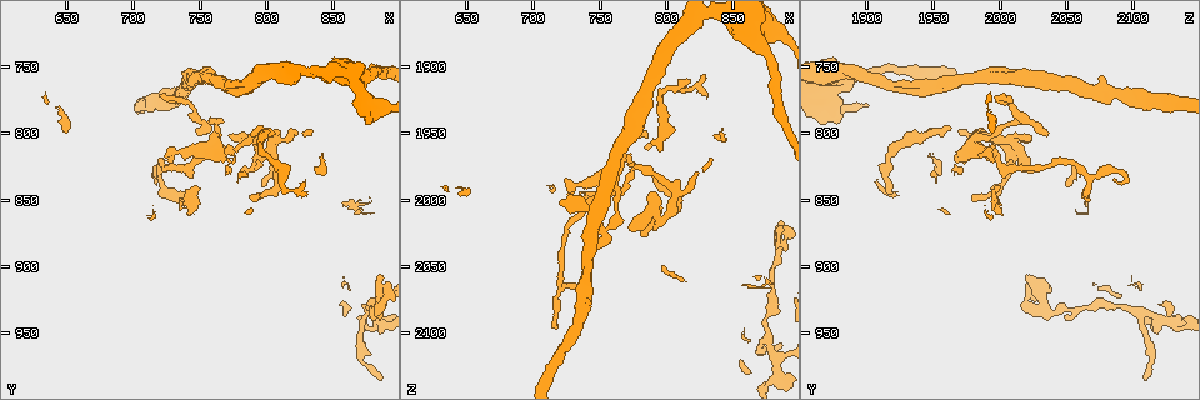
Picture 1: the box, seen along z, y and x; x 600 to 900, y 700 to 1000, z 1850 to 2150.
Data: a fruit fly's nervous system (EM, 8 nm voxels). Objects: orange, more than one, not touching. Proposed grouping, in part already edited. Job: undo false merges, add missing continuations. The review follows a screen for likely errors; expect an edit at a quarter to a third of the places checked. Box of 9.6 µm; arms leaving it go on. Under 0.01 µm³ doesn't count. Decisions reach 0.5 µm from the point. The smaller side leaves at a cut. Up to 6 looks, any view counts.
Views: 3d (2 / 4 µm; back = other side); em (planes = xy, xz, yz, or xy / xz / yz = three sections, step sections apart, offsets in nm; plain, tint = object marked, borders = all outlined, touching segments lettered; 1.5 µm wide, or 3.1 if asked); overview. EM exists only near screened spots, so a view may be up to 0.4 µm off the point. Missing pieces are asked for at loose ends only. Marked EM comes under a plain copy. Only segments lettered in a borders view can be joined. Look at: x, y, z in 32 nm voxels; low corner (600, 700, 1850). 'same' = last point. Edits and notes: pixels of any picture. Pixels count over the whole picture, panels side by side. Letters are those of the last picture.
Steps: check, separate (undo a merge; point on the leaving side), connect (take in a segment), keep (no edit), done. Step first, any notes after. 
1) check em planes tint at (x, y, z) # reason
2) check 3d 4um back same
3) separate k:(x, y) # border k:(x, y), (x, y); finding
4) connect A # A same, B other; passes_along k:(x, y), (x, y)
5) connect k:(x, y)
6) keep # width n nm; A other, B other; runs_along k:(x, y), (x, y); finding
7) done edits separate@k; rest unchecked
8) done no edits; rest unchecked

check em planes borders at (782, 828, 2030) # thin end

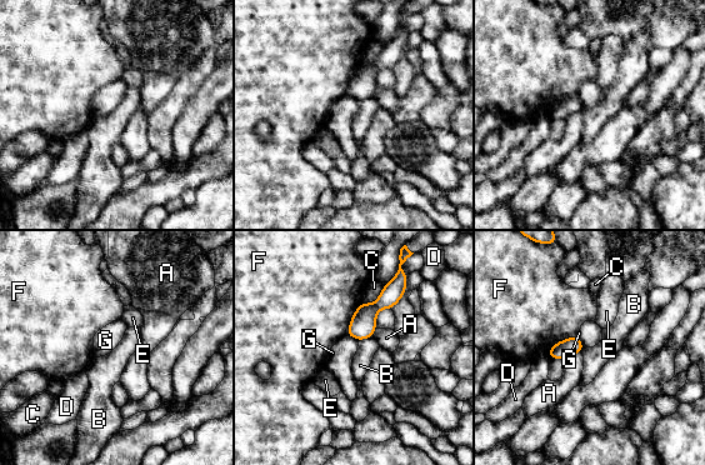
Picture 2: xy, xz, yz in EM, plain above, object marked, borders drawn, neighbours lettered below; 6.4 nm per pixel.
keep # A other, B other, C other, D other, E other, F other, G other; border 2:(373, 335), (359, 341); no lettered segment goes on from it

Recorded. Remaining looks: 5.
check em planes borders at (720, 828, 2064) # sharp bend

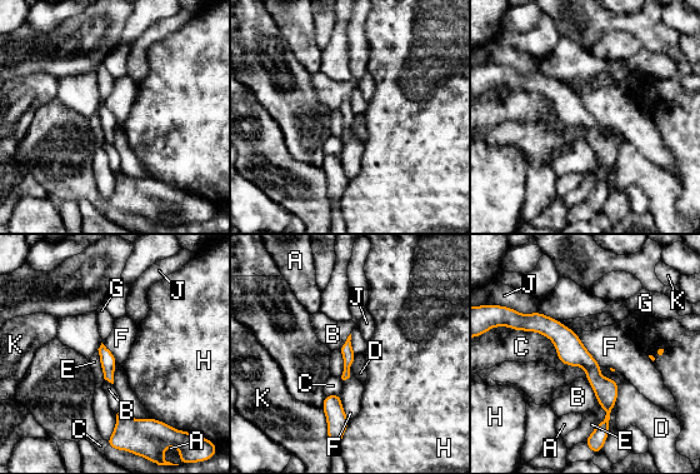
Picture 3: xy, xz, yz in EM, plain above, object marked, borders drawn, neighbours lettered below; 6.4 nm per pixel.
keep # width 80 nm; A other, B other, C other, D other, E other, F other, G other, H other, J other, K other; border 3:(571, 330), (584, 348), (601, 365); continuous, no second cell

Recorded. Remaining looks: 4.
check em xz step 8 tint at (884, 936, 2018) # tapers out

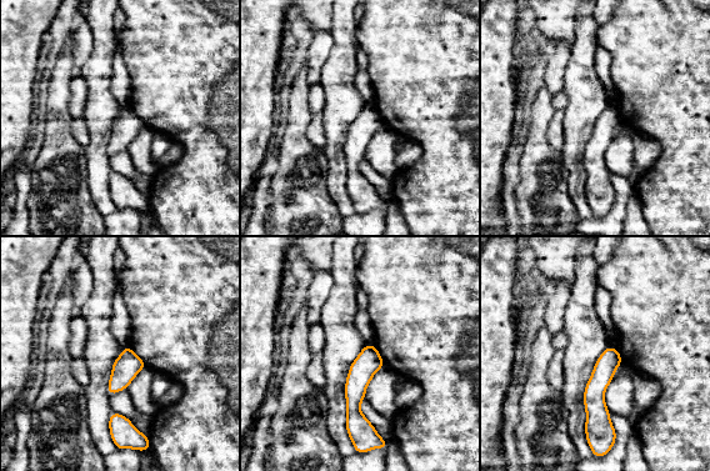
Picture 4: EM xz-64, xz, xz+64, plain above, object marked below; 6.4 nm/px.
check em yz step 8 borders same # cut it another way

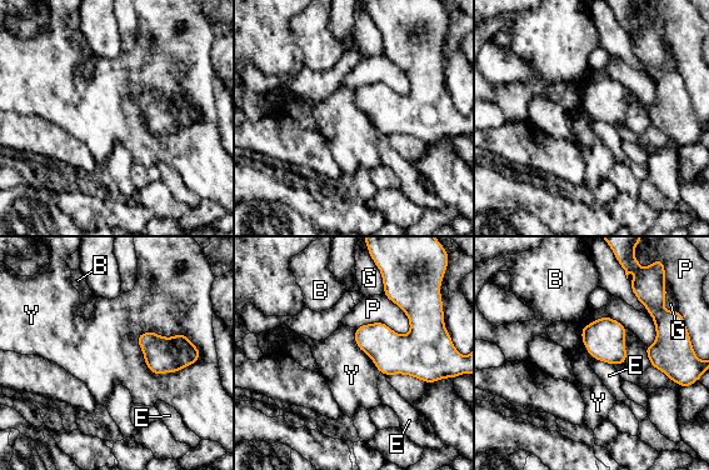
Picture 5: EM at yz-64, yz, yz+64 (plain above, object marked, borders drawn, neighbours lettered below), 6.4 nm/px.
keep # B other, E other, G other, P other, Y other; border 5:(134, 338), (155, 374), (199, 359); none of them fits

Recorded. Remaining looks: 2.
done no edits; rest unchecked

